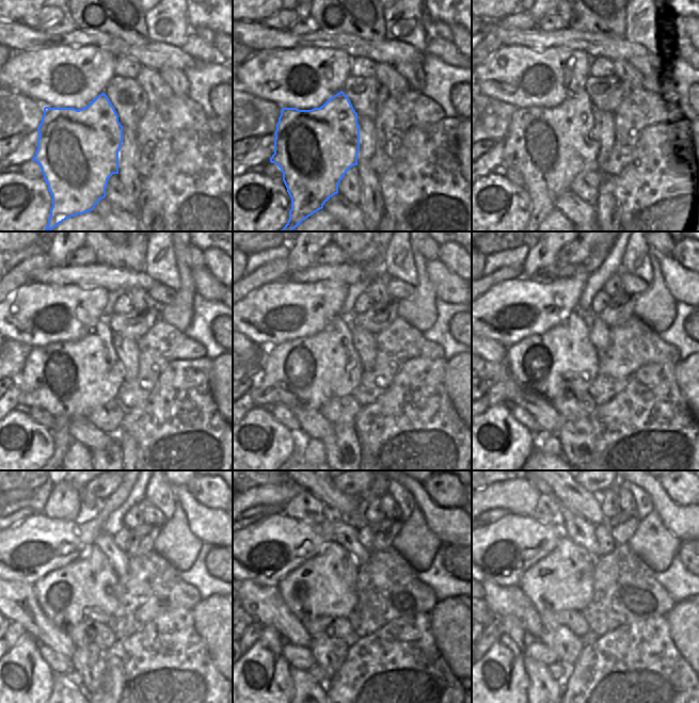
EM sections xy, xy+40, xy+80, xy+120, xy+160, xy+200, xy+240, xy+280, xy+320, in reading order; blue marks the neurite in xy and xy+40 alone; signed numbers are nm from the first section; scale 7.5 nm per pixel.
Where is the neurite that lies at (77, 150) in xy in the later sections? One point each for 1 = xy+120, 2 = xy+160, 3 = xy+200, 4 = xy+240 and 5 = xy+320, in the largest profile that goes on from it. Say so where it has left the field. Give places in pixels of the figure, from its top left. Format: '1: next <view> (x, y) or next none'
1: next xy+120 (68, 380)
2: next xy+160 (307, 372)
3: next xy+200 (562, 360)
4: next xy+240 (85, 589)
5: next xy+320 (561, 581)

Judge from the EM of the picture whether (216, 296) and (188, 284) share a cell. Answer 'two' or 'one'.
two

